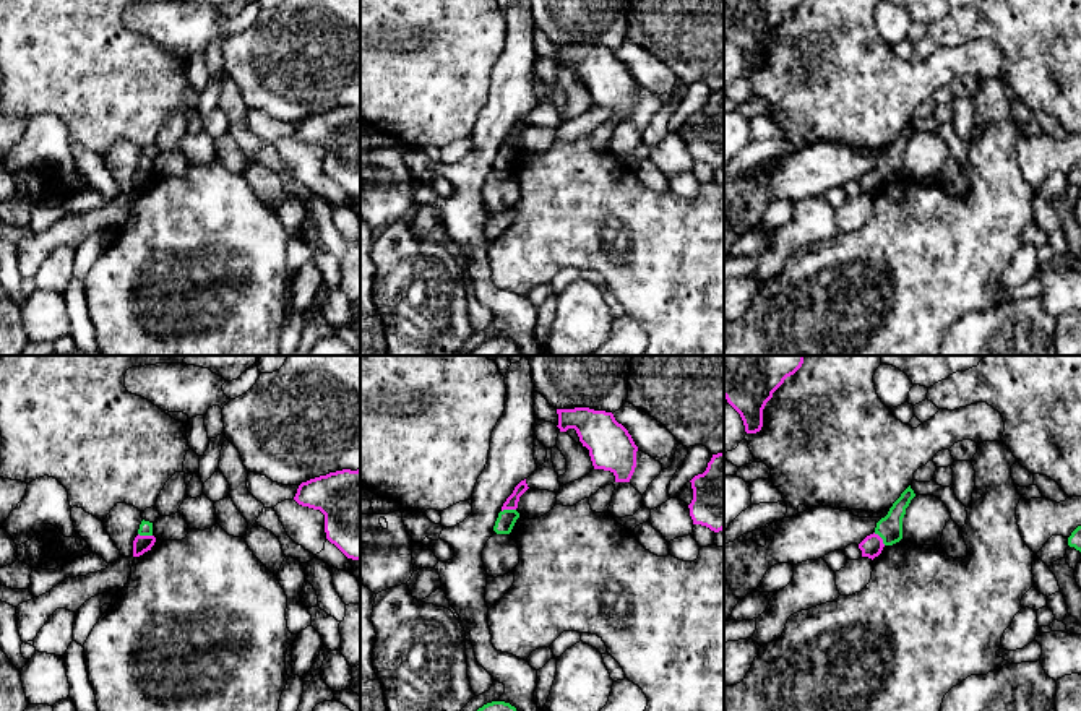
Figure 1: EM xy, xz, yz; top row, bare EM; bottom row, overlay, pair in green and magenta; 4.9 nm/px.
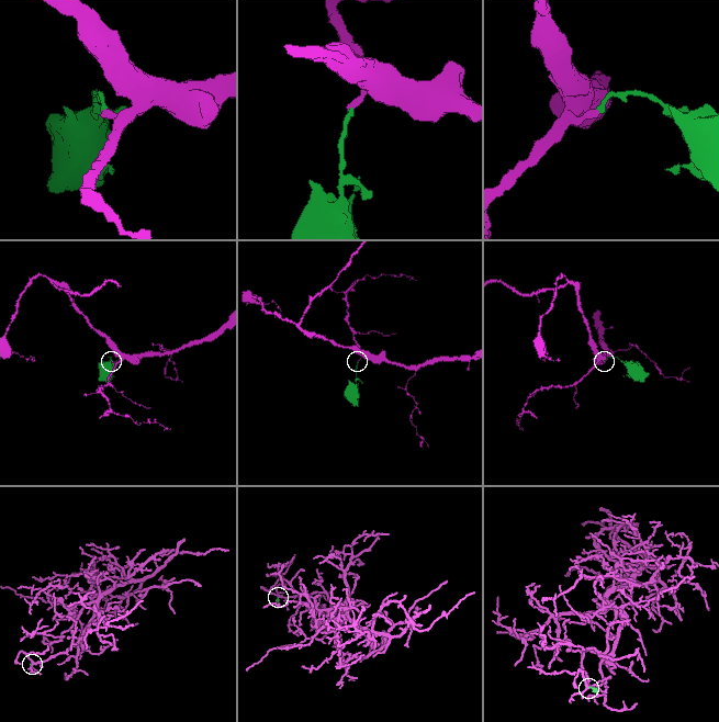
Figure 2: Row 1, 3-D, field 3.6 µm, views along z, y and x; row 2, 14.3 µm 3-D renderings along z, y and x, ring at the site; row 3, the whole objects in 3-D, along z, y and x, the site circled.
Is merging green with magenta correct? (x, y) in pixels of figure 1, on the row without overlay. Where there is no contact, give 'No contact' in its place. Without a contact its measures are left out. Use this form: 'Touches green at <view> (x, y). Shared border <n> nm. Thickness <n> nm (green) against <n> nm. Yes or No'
Touches green at xy (145, 171). Shared border 70 nm. Thickness 60 nm (green) against 90 nm. No

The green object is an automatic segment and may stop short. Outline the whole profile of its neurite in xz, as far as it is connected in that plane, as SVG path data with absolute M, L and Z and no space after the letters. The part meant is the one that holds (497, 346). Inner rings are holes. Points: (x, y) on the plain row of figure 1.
M492 338L479 344L469 356L523 356L515 343L505 338Z

